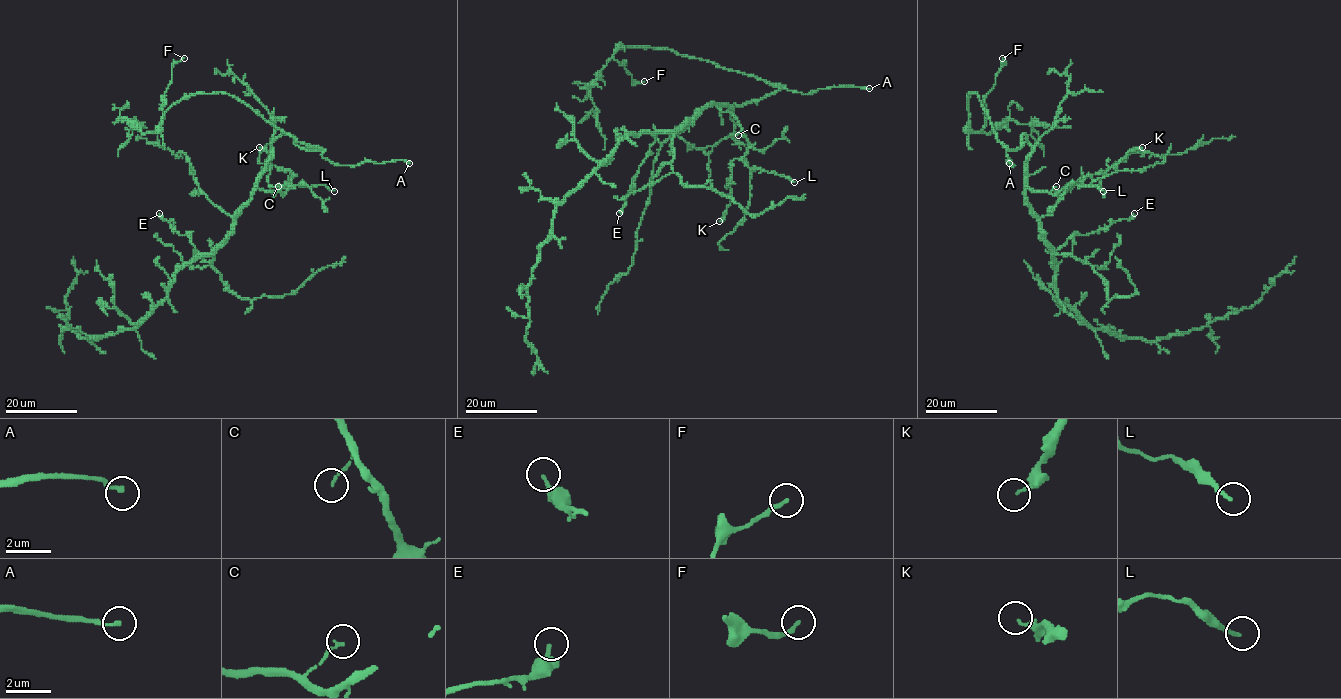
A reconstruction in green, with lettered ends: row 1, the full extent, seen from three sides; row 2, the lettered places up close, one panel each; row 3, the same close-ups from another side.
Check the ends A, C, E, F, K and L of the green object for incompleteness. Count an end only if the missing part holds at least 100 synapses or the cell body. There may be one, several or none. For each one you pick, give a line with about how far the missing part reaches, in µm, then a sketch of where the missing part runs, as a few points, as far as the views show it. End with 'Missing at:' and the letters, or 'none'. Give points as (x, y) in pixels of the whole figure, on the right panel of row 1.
A: about 90 µm are missing; missing branch runs (1009, 163), (1006, 165), (1002, 155), (997, 89), (991, 74), (998, 55), (1009, 52), (1025, 92)
Missing at: A

